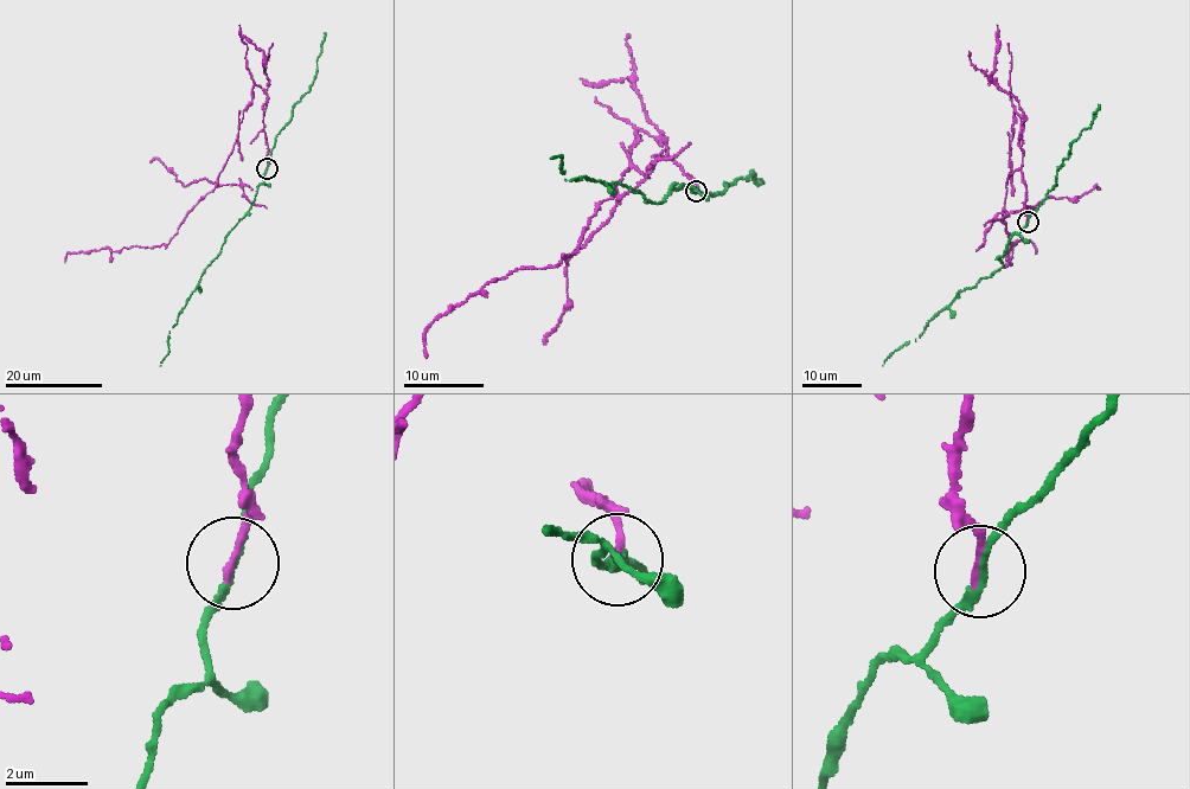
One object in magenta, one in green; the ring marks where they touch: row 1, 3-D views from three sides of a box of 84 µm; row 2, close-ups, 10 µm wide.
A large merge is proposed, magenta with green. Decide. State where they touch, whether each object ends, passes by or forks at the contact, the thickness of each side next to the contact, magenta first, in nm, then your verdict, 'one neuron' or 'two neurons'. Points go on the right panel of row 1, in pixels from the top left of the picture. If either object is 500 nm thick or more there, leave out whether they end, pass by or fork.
at (1028, 222); magenta ends there; green passes by; 200 nm thick on the magenta side, 150 nm on the other; two neurons

